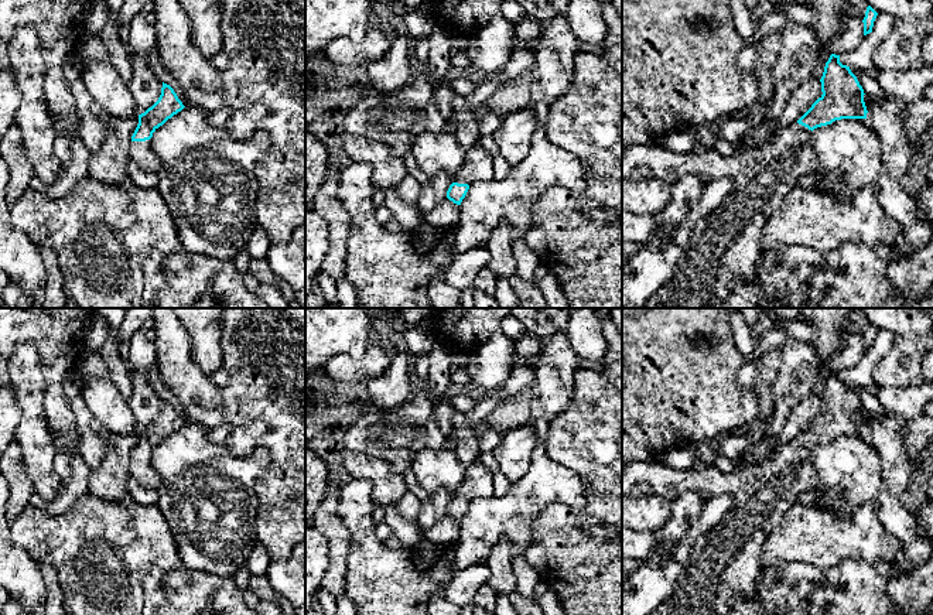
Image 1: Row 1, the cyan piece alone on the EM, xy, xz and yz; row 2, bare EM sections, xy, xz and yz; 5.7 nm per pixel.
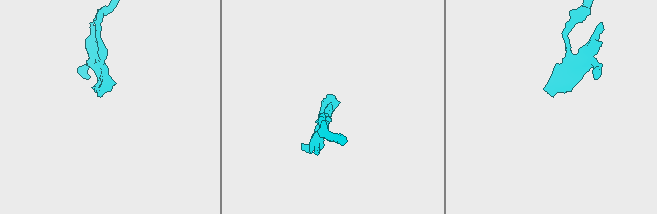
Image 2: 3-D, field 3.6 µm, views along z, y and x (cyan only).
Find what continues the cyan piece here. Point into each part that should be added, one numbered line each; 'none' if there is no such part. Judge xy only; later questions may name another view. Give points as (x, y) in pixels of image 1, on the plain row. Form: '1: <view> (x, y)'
1: xy (140, 468)

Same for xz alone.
1: xz (477, 482)

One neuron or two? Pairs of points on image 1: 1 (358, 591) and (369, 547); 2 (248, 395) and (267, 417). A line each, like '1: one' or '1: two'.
1: one
2: one

